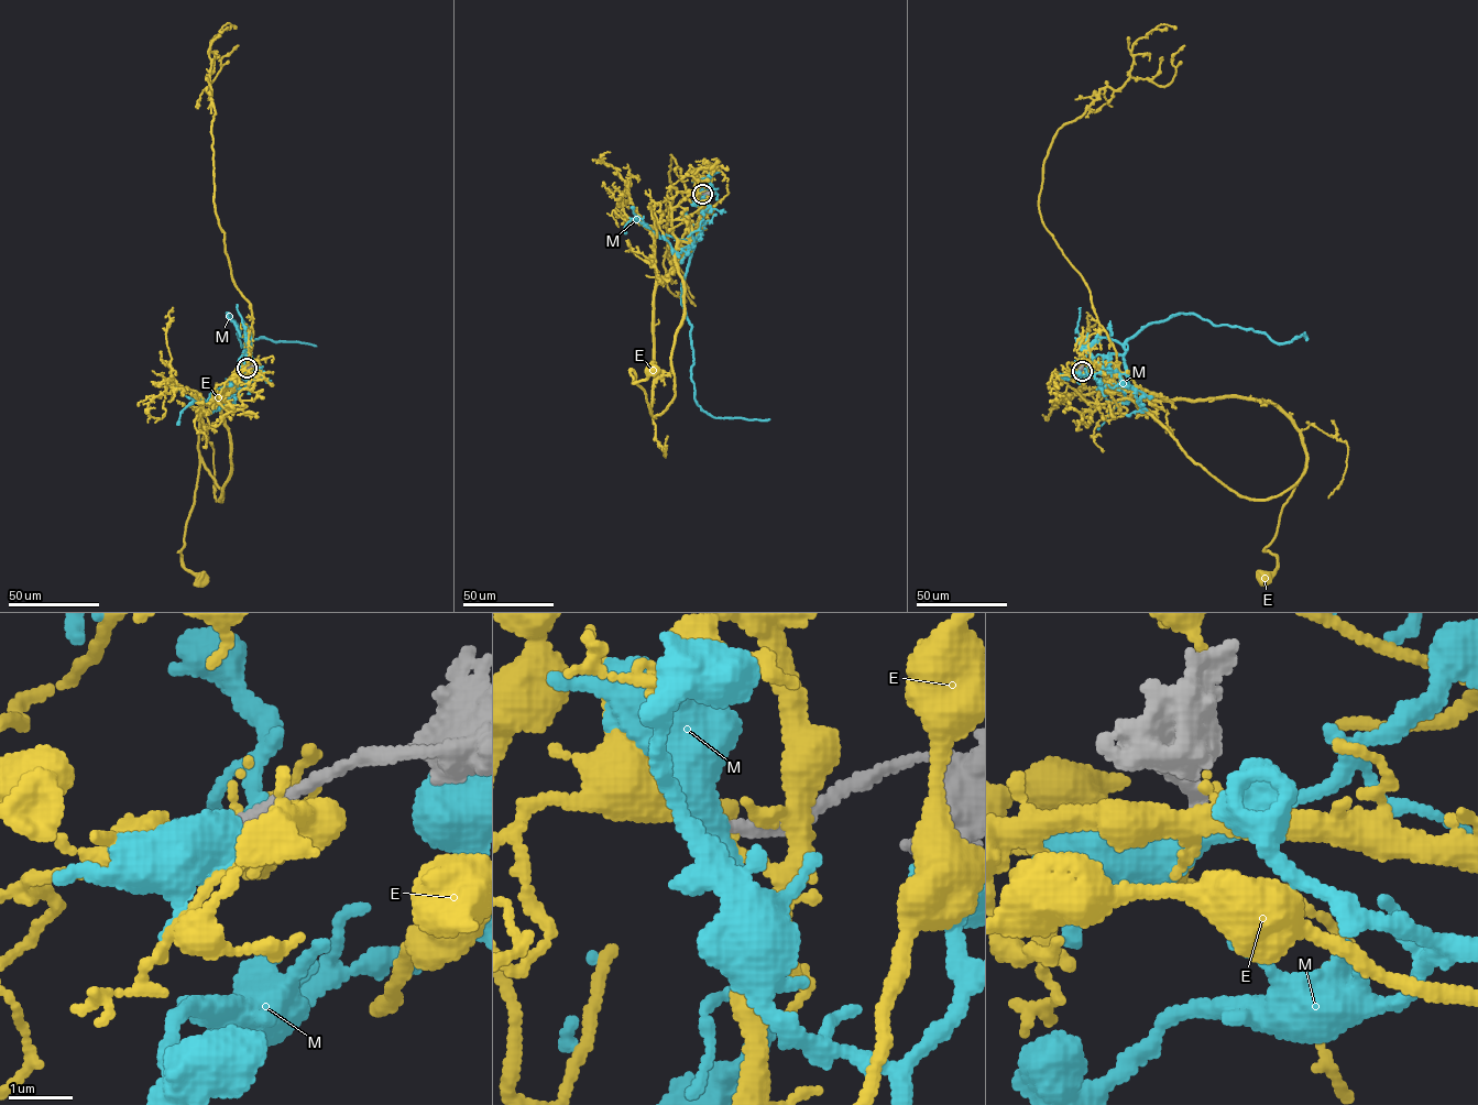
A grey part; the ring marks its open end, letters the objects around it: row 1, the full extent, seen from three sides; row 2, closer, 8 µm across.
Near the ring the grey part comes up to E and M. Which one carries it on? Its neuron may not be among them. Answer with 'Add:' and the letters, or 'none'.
Add: none

